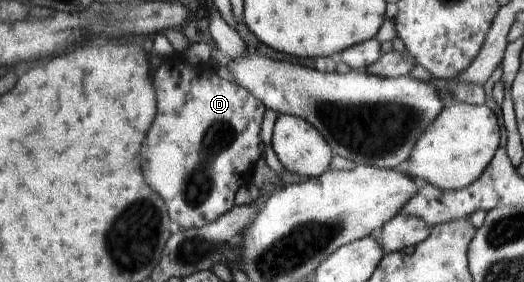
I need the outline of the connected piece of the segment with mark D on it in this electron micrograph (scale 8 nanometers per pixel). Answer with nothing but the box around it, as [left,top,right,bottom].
[141,58,267,229]

